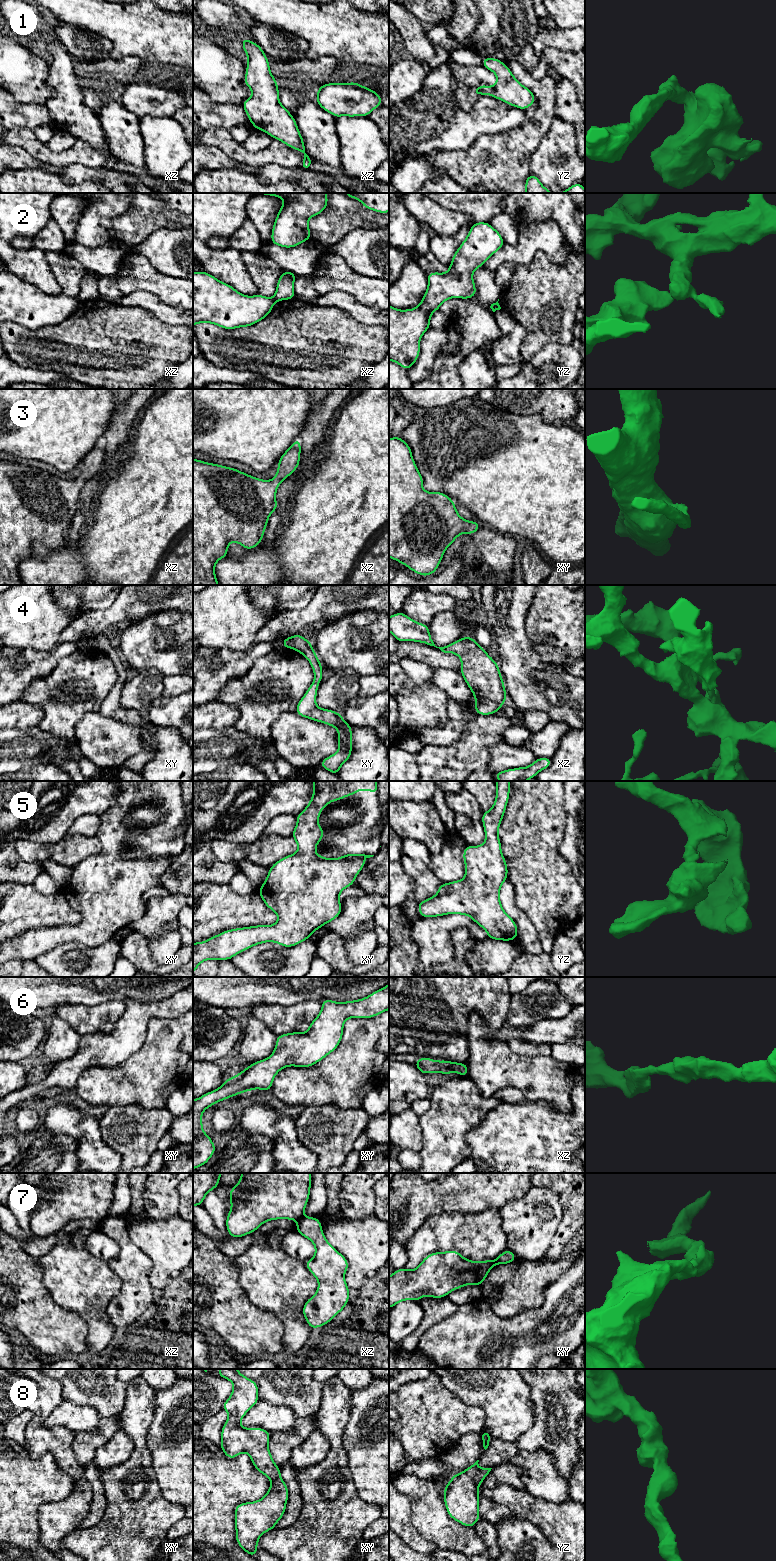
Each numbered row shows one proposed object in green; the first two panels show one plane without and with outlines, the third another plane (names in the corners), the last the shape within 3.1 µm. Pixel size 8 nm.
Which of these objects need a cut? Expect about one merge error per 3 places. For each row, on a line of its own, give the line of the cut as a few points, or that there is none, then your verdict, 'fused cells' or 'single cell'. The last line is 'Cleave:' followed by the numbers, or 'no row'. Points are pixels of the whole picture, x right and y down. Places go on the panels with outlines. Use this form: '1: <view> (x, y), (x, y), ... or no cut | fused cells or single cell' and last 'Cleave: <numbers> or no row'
1: no cut | single cell
2: xz (273, 298), (276, 301) | fused cells
3: no cut | single cell
4: xz (476, 698), (488, 698), (501, 704) | fused cells
5: no cut | single cell
6: no cut | single cell
7: xz (302, 1216), (298, 1220) | fused cells
8: no cut | single cell
Cleave: 2, 4, 7

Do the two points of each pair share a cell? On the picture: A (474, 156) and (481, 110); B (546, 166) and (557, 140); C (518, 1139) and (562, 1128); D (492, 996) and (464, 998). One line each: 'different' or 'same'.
A: different
B: same
C: same
D: same

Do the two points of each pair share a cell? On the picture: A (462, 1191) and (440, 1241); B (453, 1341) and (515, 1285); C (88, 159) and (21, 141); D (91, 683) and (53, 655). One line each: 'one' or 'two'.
A: two
B: two
C: one
D: two

